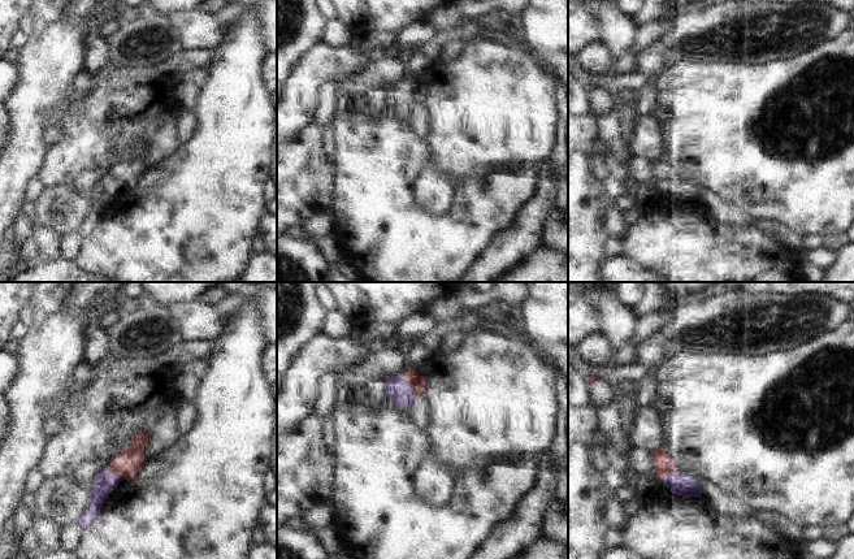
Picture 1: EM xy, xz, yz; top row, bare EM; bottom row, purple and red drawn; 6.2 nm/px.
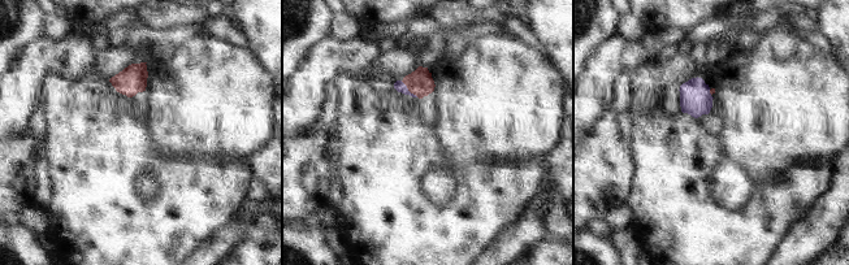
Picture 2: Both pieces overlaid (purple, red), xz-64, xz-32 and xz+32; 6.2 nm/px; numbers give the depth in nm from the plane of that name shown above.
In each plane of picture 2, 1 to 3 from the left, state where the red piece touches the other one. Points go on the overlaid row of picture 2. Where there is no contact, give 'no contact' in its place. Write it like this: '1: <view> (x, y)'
1: no contact
2: xz-32 (407, 90)
3: xz+32 (709, 92)

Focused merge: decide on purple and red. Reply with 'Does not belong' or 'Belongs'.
Belongs

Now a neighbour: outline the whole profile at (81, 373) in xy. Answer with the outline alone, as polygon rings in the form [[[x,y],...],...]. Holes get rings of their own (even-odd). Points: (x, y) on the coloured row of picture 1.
[[[83,360],[78,361],[73,367],[71,374],[74,377],[74,381],[70,384],[70,387],[84,386],[90,378],[90,370],[87,364]]]

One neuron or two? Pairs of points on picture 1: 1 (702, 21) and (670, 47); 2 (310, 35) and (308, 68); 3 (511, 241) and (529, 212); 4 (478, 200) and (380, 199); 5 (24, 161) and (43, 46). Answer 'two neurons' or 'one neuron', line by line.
1: one neuron
2: two neurons
3: one neuron
4: one neuron
5: one neuron

